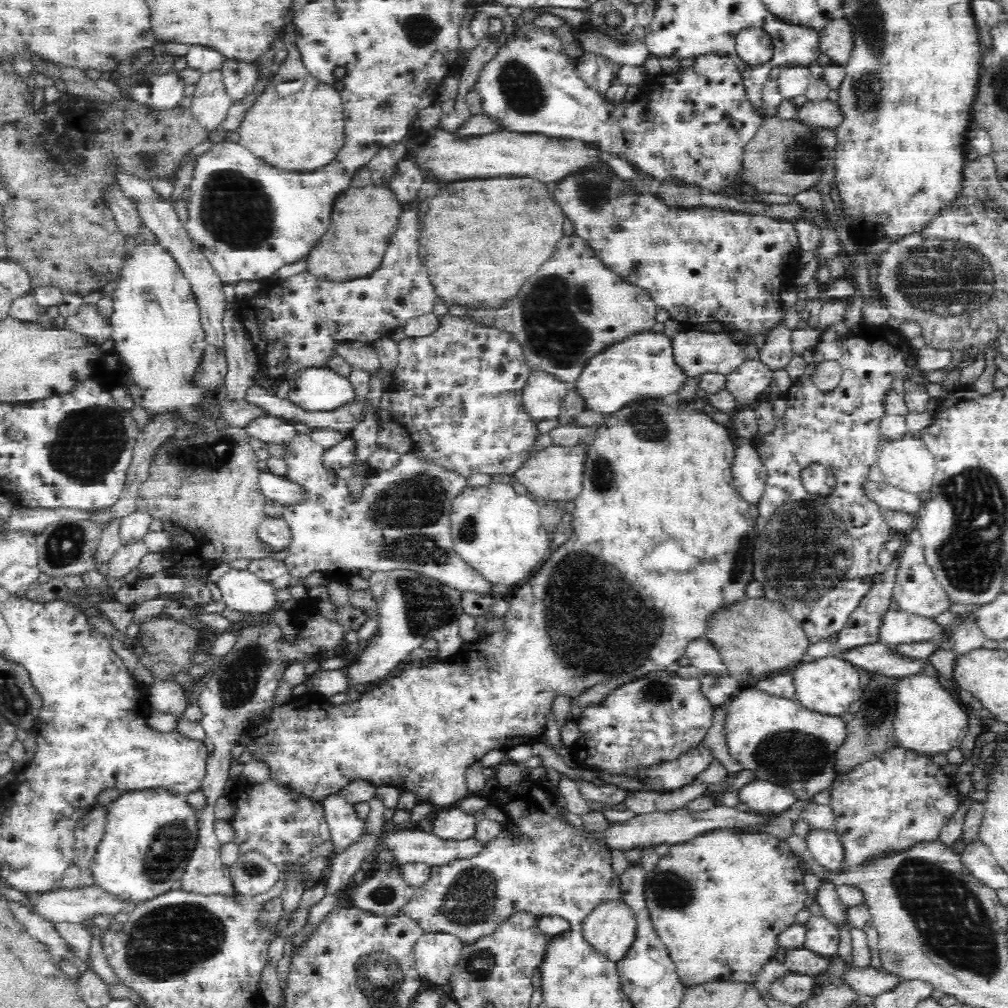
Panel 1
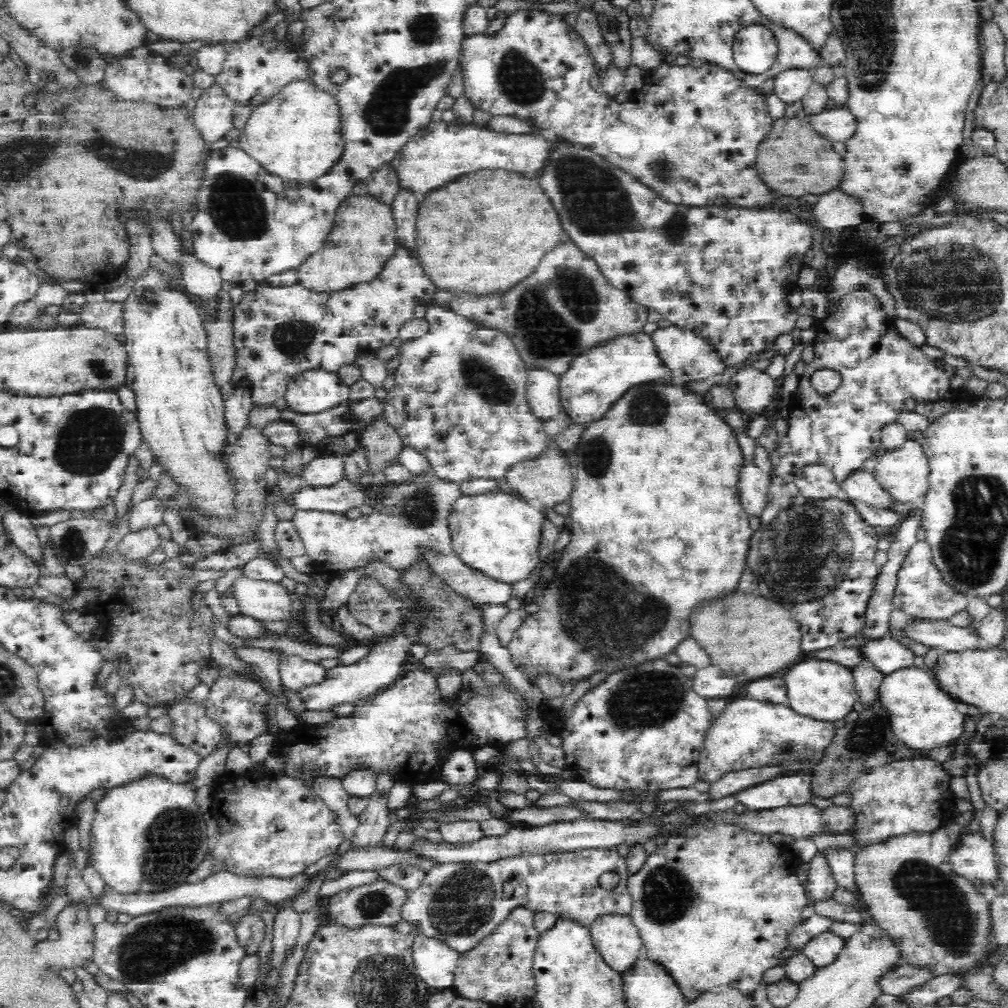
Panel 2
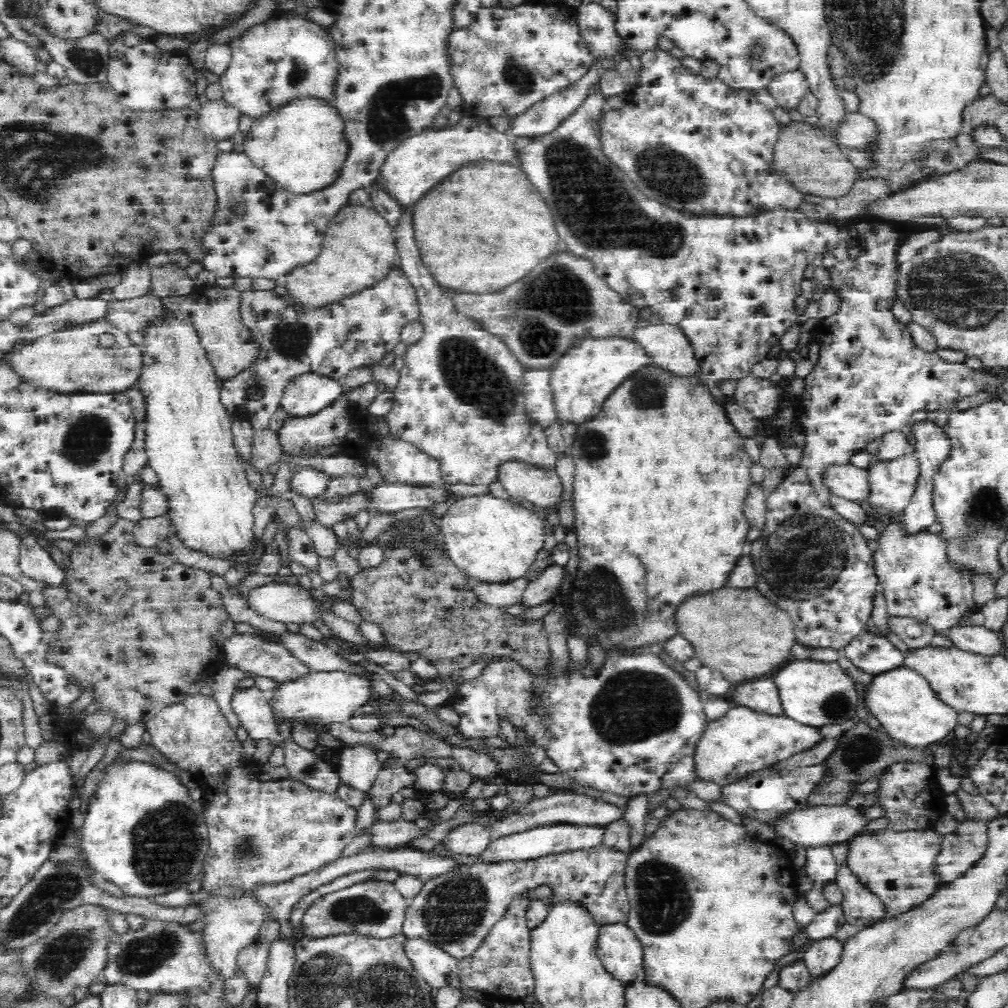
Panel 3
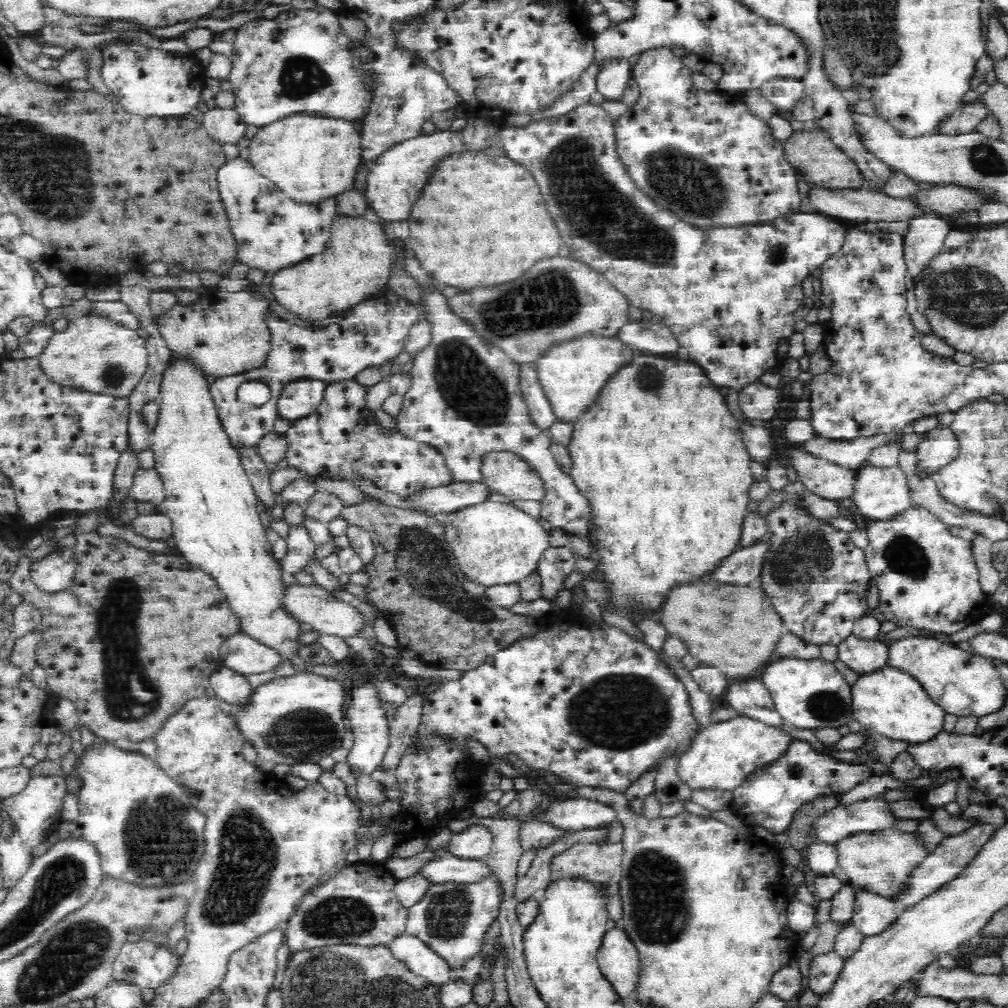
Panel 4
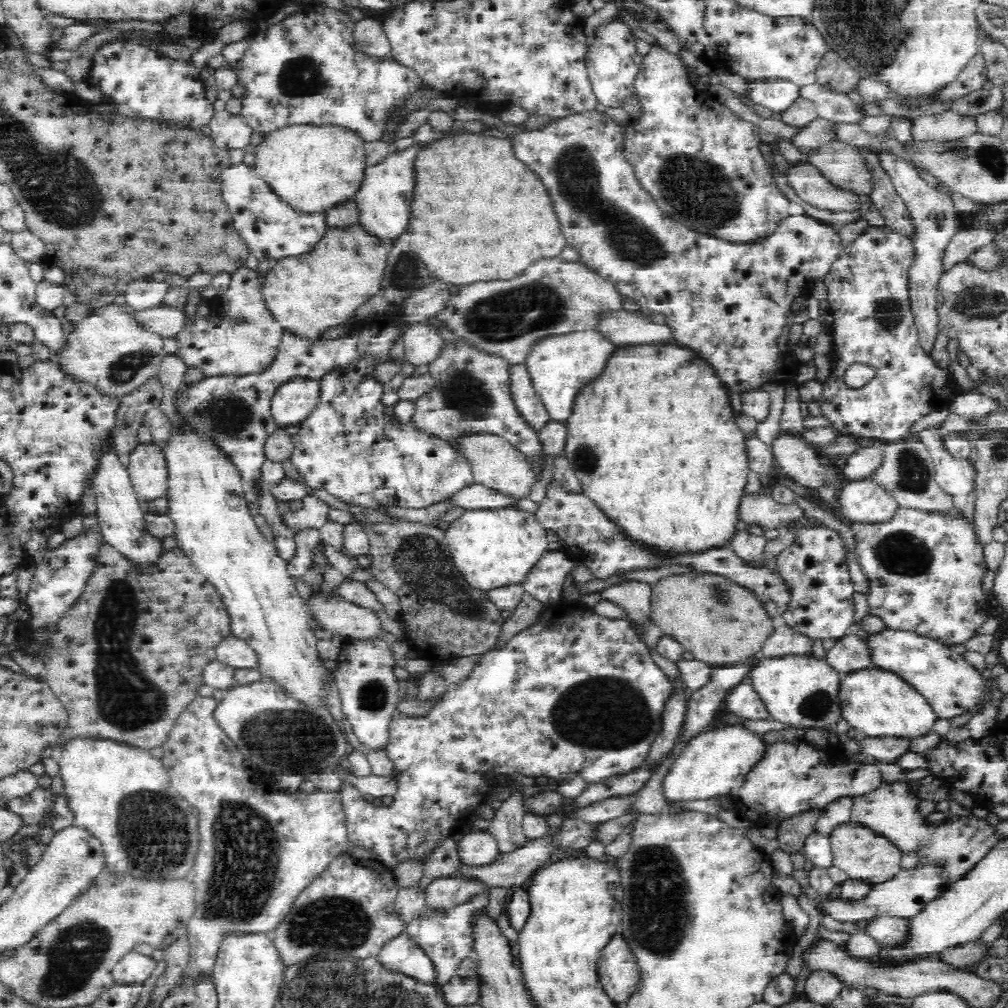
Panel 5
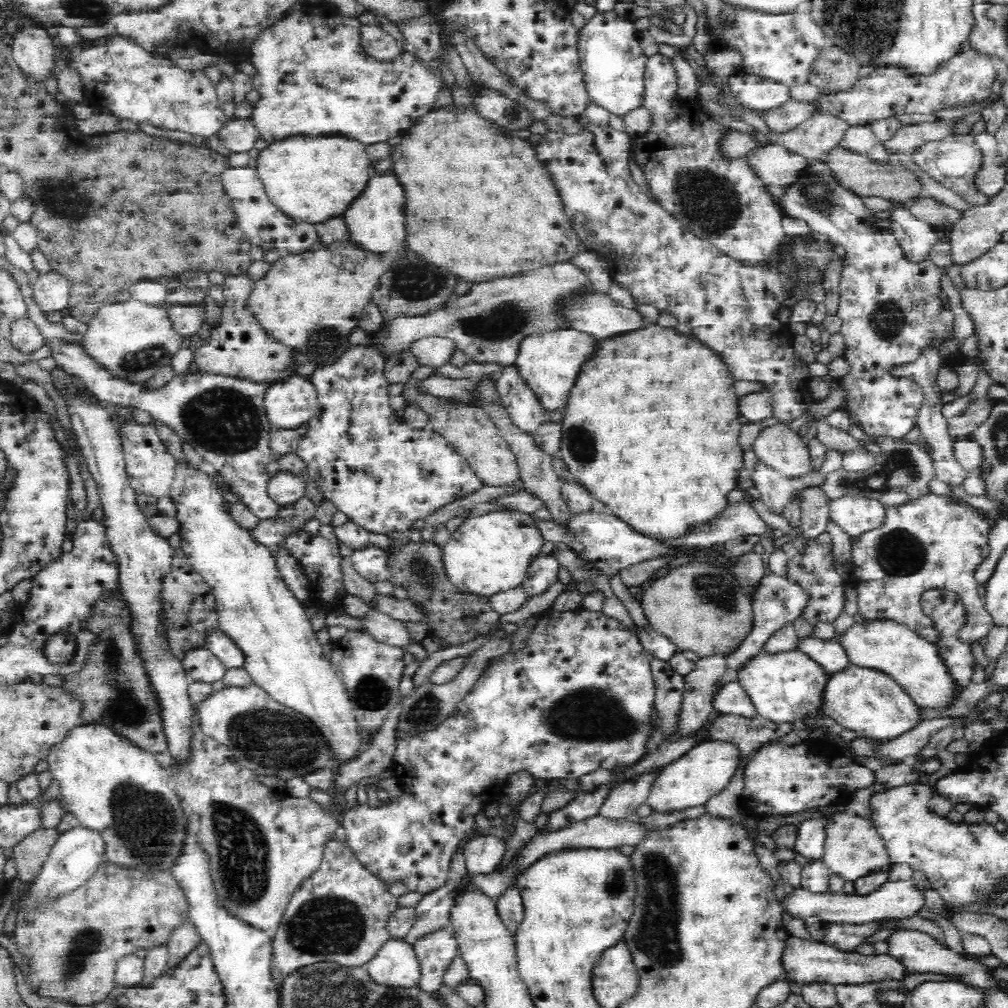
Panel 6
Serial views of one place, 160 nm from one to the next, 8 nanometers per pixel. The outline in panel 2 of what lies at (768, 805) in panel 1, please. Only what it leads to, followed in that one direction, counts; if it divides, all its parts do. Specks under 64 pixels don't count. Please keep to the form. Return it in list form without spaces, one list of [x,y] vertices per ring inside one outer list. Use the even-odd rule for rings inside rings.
[[[812,772],[782,774],[766,782],[750,786],[734,796],[746,810],[772,810],[784,806],[800,806],[811,800]]]

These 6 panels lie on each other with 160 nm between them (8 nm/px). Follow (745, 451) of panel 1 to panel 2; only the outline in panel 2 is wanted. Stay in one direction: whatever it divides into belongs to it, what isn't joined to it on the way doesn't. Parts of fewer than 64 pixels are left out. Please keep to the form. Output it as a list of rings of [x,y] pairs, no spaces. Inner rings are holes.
[[[745,460],[738,478],[738,496],[750,517],[760,517],[766,505],[767,494],[771,486],[768,474],[758,468],[755,462]]]

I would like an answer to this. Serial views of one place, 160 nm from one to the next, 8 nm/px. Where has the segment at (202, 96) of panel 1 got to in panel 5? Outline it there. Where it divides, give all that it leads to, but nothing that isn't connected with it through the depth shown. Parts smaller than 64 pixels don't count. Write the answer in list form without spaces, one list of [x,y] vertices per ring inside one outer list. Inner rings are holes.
[[[226,109],[215,112],[209,125],[215,145],[228,151],[247,146],[253,132],[240,113],[232,114]]]

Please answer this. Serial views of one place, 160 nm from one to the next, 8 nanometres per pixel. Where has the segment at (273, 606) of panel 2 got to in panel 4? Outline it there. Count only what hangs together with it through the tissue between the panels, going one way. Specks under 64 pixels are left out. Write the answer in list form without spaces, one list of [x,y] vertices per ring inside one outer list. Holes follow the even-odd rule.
[[[296,583],[286,587],[281,596],[281,608],[298,622],[310,624],[312,630],[316,630],[320,634],[330,634],[330,636],[342,636],[343,638],[356,636],[362,632],[366,622],[354,606],[336,598],[334,594],[316,584],[302,586]]]

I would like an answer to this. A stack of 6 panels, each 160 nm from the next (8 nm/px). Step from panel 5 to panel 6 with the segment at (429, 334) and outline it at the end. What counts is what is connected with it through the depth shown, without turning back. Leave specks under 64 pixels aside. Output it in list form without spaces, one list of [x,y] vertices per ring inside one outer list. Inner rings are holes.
[[[426,337],[412,341],[408,350],[416,357],[419,366],[431,366],[436,369],[448,364],[456,348],[448,338]]]

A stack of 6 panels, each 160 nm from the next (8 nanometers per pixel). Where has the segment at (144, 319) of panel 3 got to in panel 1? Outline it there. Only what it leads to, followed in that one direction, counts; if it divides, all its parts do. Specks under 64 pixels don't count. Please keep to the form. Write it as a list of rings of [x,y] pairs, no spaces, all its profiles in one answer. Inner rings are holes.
[[[83,303],[76,314],[66,317],[65,329],[81,334],[90,344],[98,346],[102,342],[110,340],[111,326],[103,318],[100,318],[96,305],[91,303]]]

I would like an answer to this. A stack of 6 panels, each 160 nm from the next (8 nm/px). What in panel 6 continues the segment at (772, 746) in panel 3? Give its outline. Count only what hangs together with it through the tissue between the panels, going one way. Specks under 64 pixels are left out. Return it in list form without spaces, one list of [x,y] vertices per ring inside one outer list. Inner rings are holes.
[[[728,739],[699,741],[656,775],[649,790],[647,803],[654,811],[674,811],[676,814],[688,807],[703,806],[711,796],[722,792],[730,784],[730,778],[740,768],[740,756],[740,747]]]

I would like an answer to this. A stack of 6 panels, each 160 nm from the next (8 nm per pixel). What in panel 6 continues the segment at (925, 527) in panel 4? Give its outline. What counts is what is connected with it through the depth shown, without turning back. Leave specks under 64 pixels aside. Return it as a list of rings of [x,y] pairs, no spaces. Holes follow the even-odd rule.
[[[932,492],[923,498],[898,507],[888,507],[882,526],[861,532],[851,539],[852,562],[846,569],[850,584],[857,592],[858,613],[867,621],[894,621],[906,625],[917,635],[936,645],[942,640],[942,631],[934,625],[934,619],[924,613],[920,600],[922,594],[930,590],[954,592],[963,604],[963,625],[955,636],[960,642],[972,644],[984,638],[992,630],[994,619],[980,598],[976,568],[983,561],[981,548],[988,543],[990,525],[985,520],[984,512],[970,506],[962,506],[958,498],[940,496]]]

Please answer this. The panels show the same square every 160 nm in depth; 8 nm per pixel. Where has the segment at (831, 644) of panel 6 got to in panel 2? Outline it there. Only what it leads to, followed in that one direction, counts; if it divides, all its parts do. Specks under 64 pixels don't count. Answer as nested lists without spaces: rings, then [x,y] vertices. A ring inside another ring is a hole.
[[[890,633],[878,640],[870,640],[870,642],[863,643],[860,647],[866,660],[872,661],[872,664],[884,673],[884,676],[902,670],[904,668],[914,667],[914,652],[906,646],[892,638]]]

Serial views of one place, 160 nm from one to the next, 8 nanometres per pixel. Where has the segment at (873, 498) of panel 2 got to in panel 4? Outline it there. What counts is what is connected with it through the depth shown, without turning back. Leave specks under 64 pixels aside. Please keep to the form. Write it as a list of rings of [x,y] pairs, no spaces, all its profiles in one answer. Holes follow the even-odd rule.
[[[802,449],[786,451],[797,476],[809,492],[827,500],[852,499],[857,472],[816,458]]]

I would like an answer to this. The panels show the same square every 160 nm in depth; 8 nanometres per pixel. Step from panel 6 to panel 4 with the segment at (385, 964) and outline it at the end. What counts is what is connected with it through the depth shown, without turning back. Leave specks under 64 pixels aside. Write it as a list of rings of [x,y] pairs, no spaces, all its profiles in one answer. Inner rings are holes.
[[[402,934],[387,946],[397,960],[404,962],[414,974],[437,988],[454,979],[452,966],[418,937]]]

